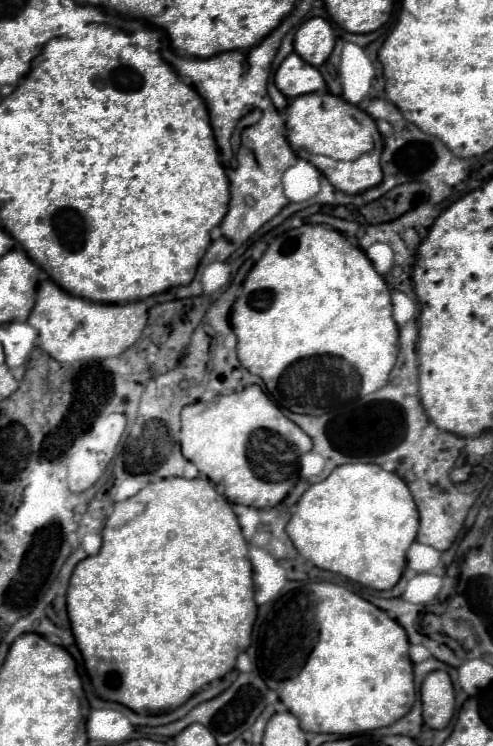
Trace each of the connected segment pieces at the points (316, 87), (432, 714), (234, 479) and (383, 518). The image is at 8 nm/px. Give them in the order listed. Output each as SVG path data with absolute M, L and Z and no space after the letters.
M290 53L282 61L282 65L276 71L274 81L276 81L276 87L288 99L294 99L294 97L304 95L304 93L322 91L326 87L320 71L316 67L310 67L304 59L300 59L294 53Z
M432 671L420 687L422 717L430 729L444 729L454 715L454 687L446 671Z
M250 385L240 393L220 395L214 403L192 403L182 409L182 441L184 457L198 467L212 483L224 487L224 495L232 503L250 505L264 509L268 505L278 505L286 495L290 481L298 473L298 457L312 449L312 439L268 399L268 395L258 385Z
M352 463L336 467L324 481L310 485L310 489L300 497L286 531L290 539L294 535L294 547L298 553L316 567L338 573L370 589L384 591L392 589L402 577L406 551L418 533L418 509L408 485L396 473L388 473L380 465L372 463Z

